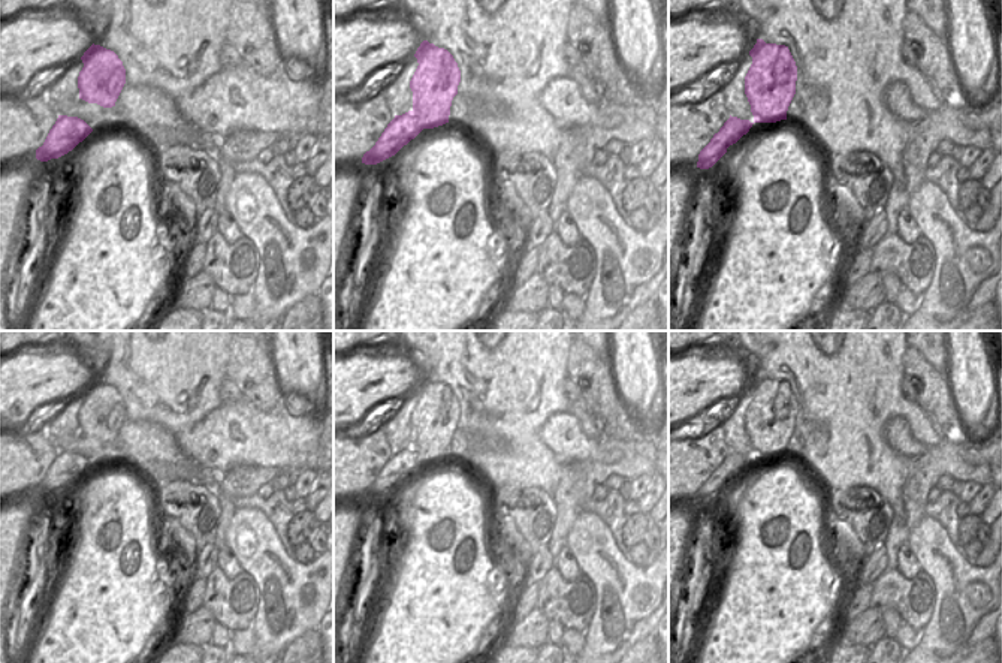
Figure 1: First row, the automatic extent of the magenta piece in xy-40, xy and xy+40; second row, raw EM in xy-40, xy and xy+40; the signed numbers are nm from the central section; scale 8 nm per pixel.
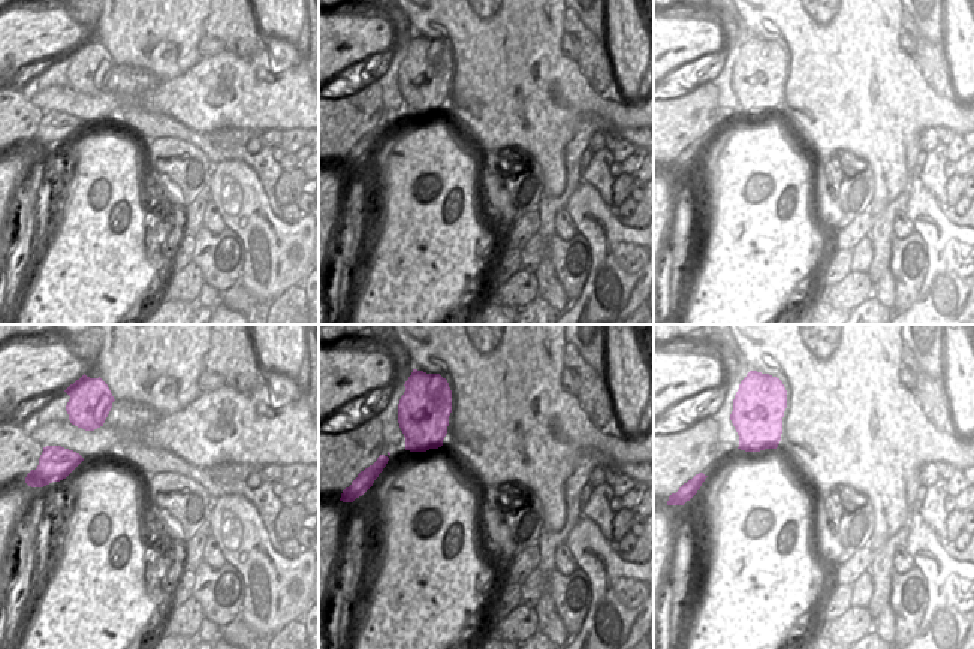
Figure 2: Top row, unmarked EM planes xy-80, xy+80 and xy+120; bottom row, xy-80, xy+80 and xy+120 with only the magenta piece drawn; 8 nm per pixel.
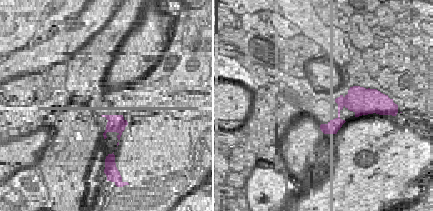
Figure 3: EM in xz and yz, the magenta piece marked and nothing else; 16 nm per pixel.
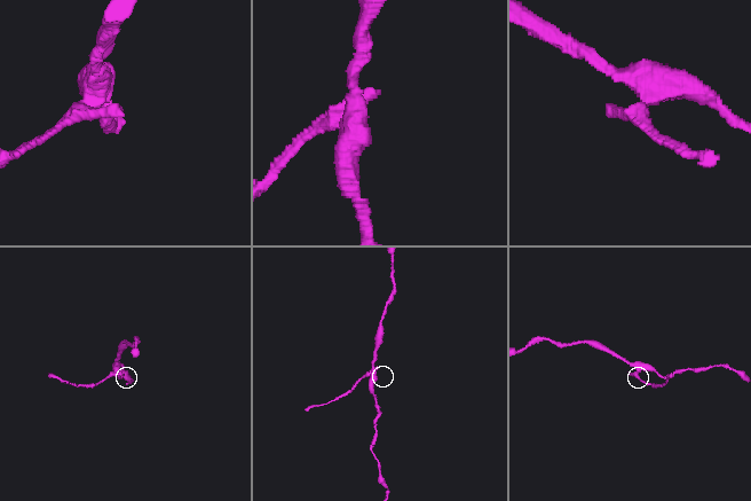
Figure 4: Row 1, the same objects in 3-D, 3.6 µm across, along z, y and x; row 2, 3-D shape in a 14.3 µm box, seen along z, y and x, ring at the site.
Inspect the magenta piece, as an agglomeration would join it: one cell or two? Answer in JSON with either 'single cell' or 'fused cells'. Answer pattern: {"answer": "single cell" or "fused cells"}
{"answer": "fused cells"}

